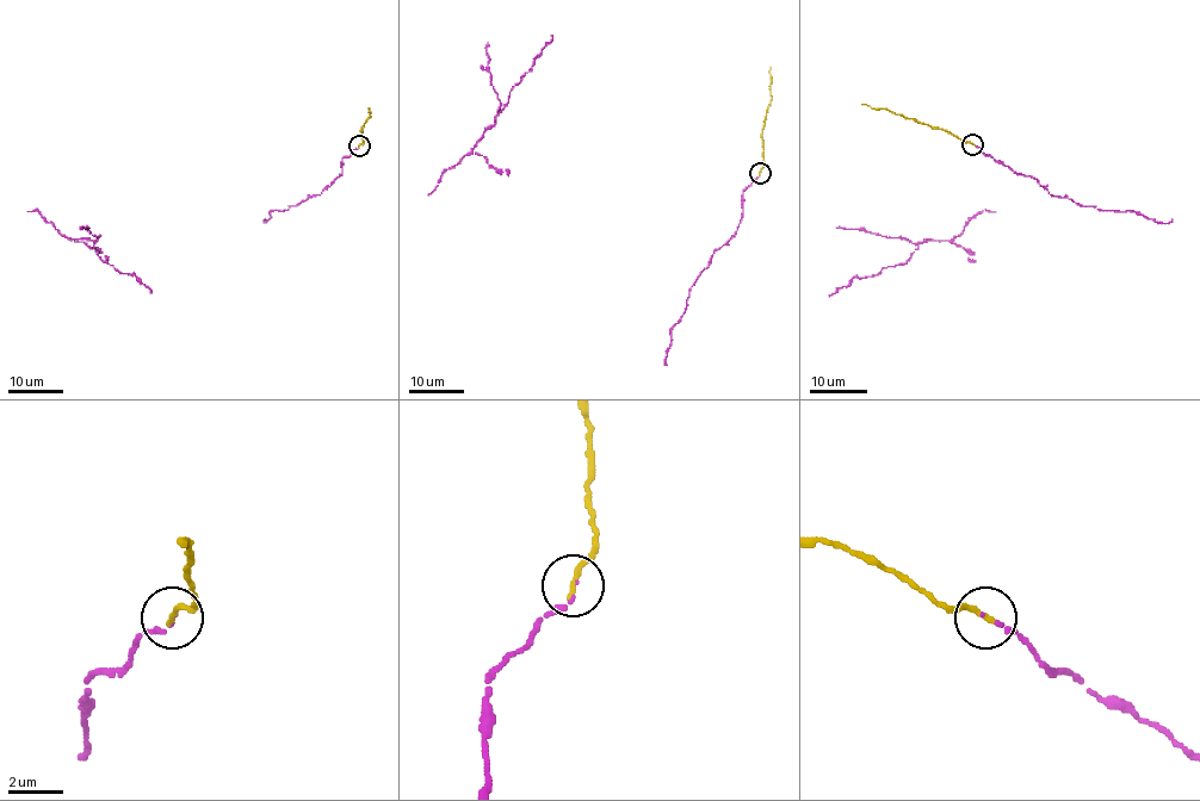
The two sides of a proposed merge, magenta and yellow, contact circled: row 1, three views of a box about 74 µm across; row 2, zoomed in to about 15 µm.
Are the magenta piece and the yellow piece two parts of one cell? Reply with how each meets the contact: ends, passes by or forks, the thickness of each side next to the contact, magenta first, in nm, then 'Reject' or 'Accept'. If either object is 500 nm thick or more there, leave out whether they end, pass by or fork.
At the ring magenta ends. At the ring yellow ends. Thickness 100 nm (magenta) against 240 nm. Accept

